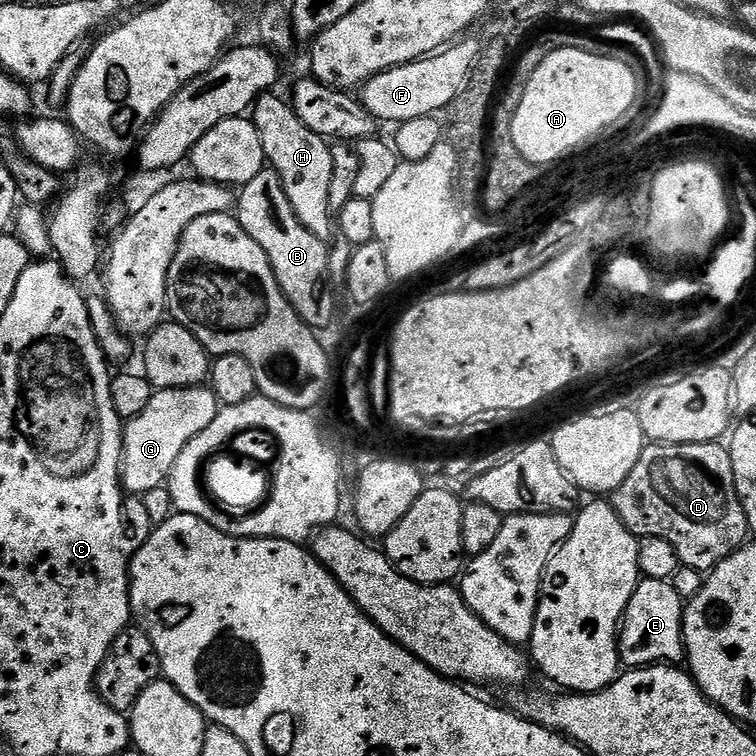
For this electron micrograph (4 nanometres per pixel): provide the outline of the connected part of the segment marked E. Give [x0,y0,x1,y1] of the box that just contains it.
[620,579,686,669]

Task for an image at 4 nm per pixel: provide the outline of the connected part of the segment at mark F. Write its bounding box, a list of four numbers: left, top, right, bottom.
[359,38,481,122]

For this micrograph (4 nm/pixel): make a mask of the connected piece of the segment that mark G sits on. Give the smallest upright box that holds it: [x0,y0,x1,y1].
[120,386,221,498]

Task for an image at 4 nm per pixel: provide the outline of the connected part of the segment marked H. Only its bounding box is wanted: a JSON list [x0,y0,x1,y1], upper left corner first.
[250,94,334,242]

